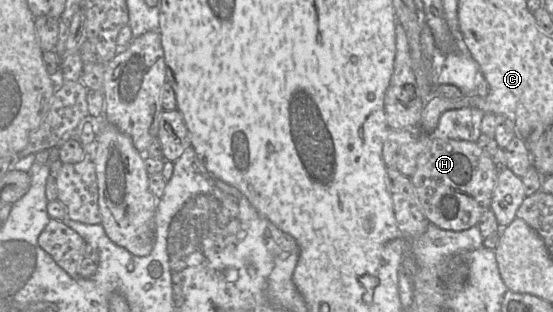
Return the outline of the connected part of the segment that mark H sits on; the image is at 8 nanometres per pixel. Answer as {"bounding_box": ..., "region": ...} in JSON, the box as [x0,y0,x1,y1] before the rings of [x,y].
{"bounding_box":[411,138,499,231],"region":[[[432,138],[428,148],[420,155],[411,182],[430,223],[444,230],[463,231],[478,225],[481,216],[491,209],[493,191],[499,173],[488,155],[476,142],[455,139]]]}

